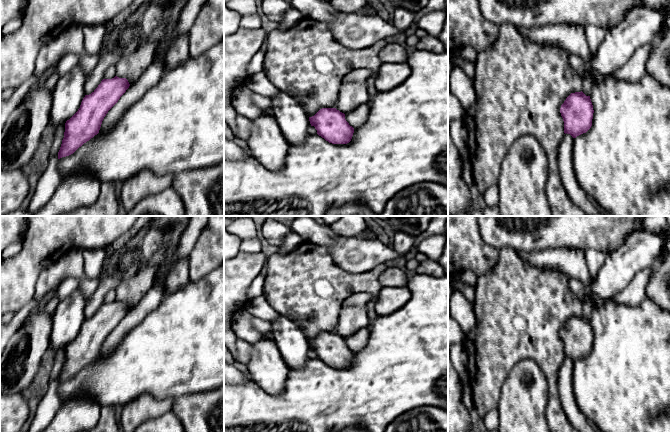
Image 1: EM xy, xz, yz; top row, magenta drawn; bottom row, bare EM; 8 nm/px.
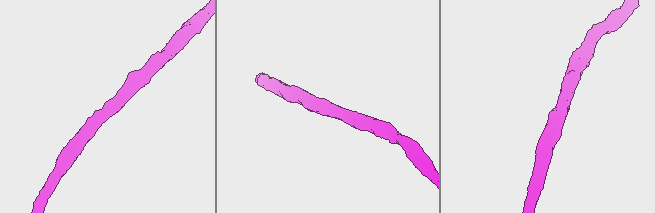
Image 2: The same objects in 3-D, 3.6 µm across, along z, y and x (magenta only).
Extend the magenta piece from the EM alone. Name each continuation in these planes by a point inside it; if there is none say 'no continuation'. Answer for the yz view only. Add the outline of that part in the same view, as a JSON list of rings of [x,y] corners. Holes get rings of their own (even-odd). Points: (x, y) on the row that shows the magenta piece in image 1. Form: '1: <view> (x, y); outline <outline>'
no continuation

